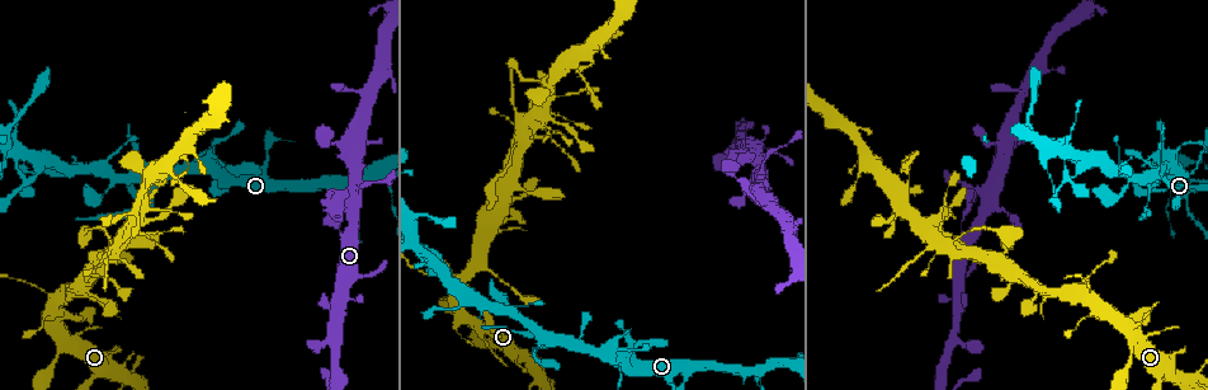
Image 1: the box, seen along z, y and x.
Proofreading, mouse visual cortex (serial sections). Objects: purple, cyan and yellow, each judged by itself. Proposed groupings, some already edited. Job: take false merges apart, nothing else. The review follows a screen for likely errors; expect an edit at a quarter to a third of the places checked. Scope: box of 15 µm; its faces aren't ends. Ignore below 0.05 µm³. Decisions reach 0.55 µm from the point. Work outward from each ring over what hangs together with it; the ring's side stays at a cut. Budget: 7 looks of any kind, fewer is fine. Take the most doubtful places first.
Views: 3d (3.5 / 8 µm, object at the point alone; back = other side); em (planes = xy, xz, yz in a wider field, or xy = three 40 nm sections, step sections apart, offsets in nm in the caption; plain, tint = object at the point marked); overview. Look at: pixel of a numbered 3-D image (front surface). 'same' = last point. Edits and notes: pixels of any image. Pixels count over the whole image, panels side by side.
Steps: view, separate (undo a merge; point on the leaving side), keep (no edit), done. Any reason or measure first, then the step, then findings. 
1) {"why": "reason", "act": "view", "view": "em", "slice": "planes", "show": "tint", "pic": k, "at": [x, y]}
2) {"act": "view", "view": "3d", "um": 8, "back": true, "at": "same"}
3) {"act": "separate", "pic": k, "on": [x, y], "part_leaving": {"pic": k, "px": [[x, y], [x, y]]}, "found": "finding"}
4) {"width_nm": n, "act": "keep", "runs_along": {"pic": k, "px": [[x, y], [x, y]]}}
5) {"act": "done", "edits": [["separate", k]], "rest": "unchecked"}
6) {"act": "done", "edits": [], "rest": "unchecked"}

{"why": "three arms meet", "act": "view", "view": "3d", "um": 8, "pic": 1, "at": [745, 149]}

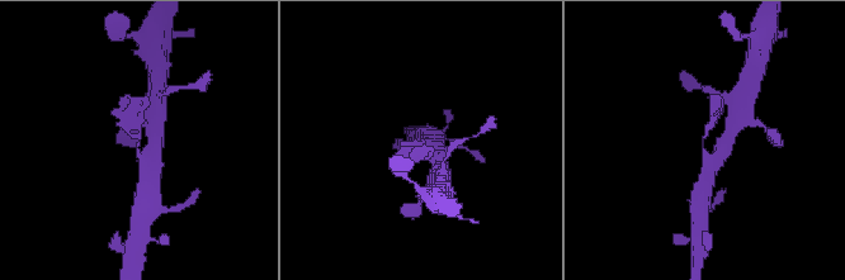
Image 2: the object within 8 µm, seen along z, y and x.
{"act": "view", "view": "3d", "um": 3.5, "pic": 2, "at": [421, 139]}

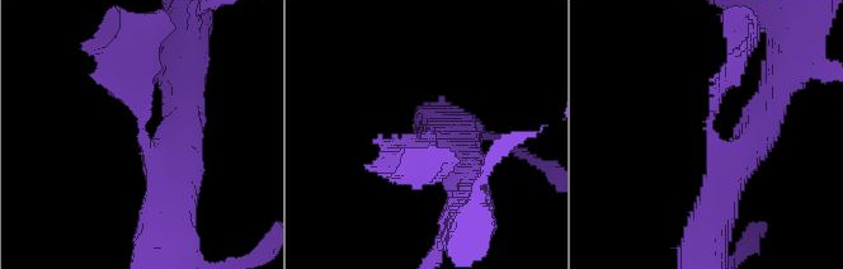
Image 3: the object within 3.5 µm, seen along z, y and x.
{"arms": 3, "arm_widths_nm": [150, 150, 450], "act": "view", "view": "em", "slice": "xy", "step": 2, "show": "tint", "pic": 3, "at": [426, 134]}

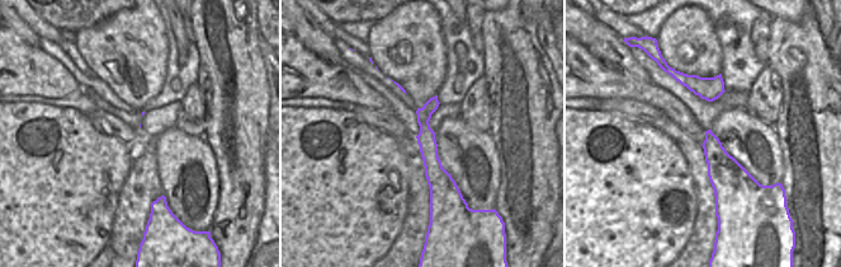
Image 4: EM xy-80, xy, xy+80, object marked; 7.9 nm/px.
{"act": "separate", "pic": 3, "on": [400, 144], "part_leaving": {"pic": 3, "px": [[427, 132], [418, 161], [438, 171]]}, "found": "a second cell is stuck on"}

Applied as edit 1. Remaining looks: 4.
{"why": "see it whole again", "act": "view", "view": "overview"}

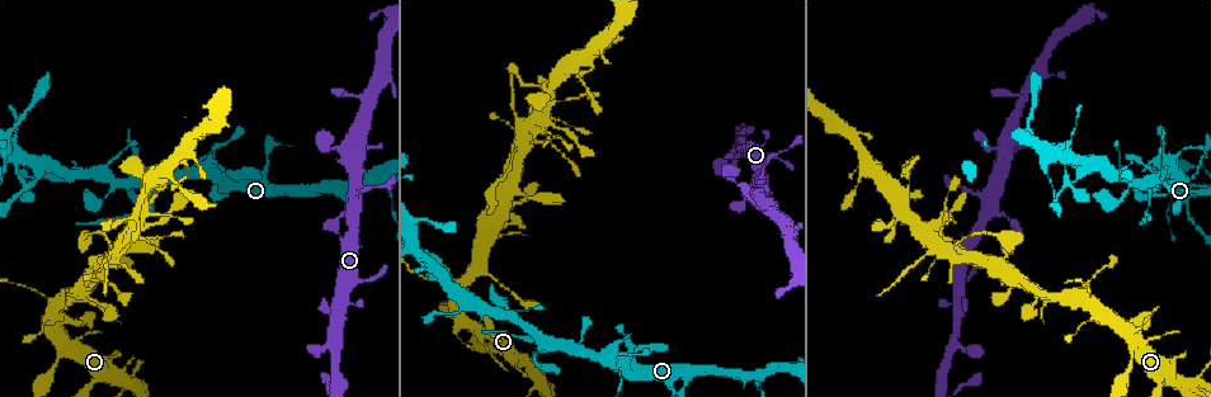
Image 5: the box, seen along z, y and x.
{"act": "view", "view": "3d", "um": 3.5, "pic": 5, "at": [27, 186]}

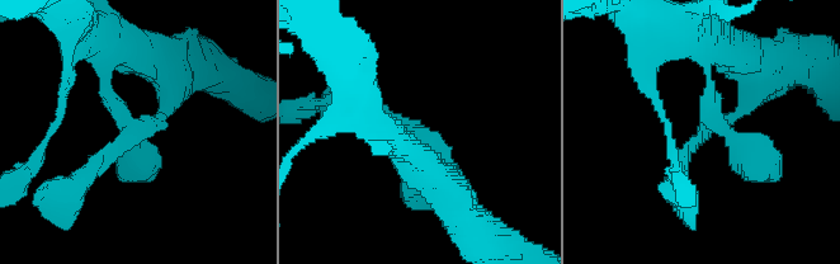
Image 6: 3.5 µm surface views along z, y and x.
{"arms": 3, "arm_widths_nm": [150, 300, 400], "why": "need the tissue", "act": "view", "view": "em", "slice": "planes", "show": "tint", "pic": 6, "at": [423, 137]}

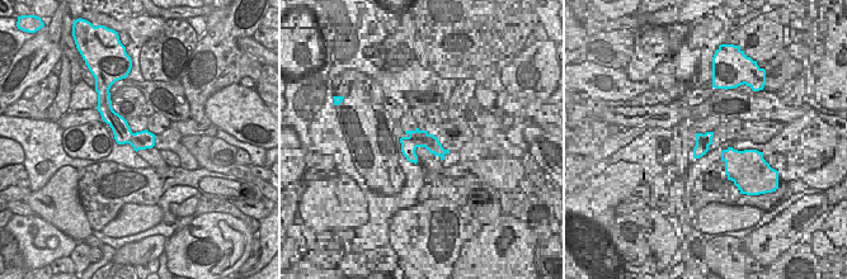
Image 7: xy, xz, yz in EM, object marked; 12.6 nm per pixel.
{"act": "keep", "runs_along": {"pic": 7, "px": [[106, 117], [130, 137], [151, 142]]}, "found": "one cell here"}

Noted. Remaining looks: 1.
{"act": "done", "edits": [["separate", 3]], "rest": "unchecked"}

